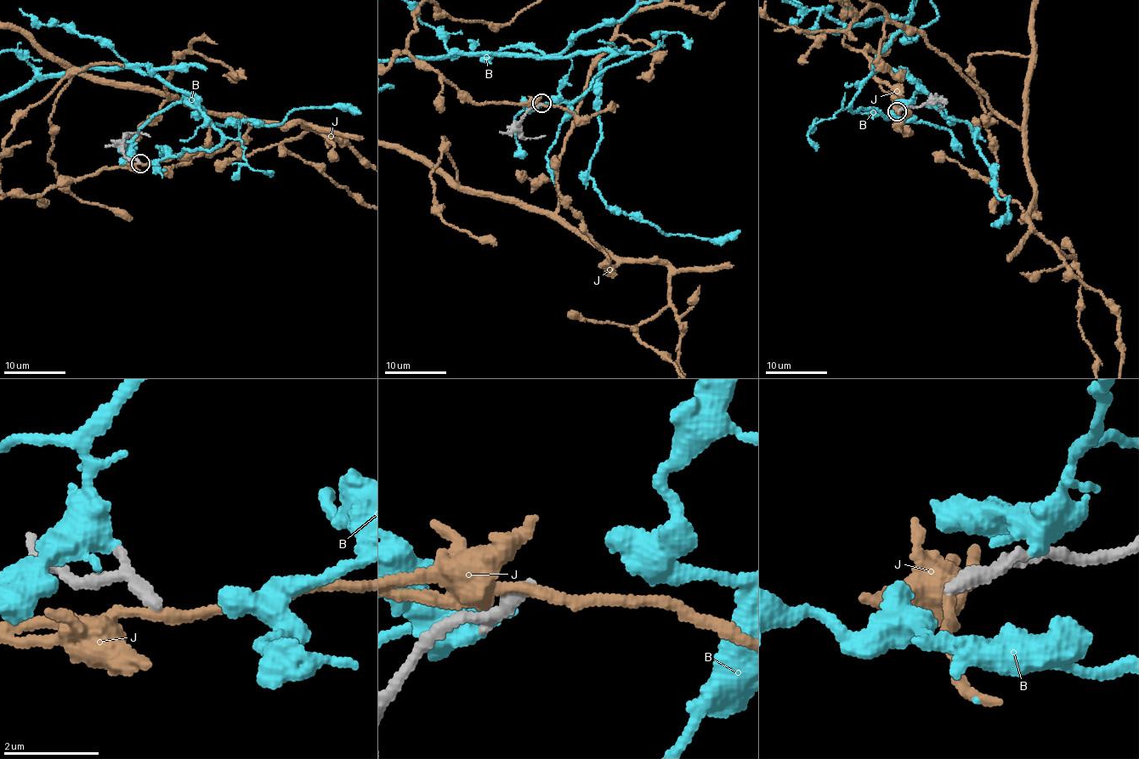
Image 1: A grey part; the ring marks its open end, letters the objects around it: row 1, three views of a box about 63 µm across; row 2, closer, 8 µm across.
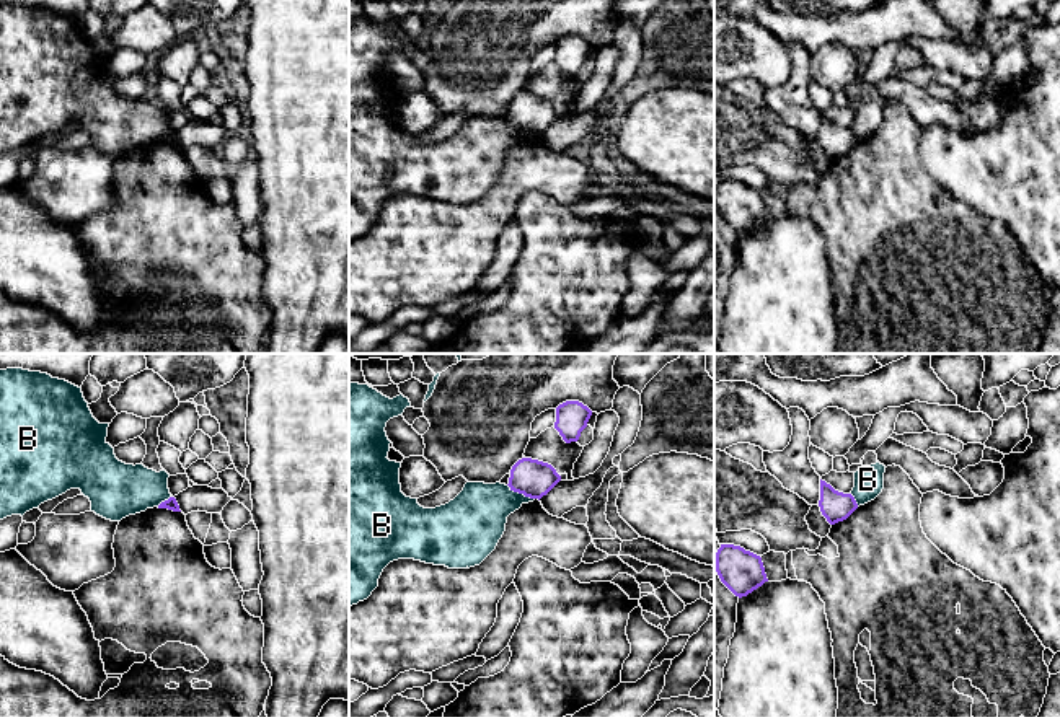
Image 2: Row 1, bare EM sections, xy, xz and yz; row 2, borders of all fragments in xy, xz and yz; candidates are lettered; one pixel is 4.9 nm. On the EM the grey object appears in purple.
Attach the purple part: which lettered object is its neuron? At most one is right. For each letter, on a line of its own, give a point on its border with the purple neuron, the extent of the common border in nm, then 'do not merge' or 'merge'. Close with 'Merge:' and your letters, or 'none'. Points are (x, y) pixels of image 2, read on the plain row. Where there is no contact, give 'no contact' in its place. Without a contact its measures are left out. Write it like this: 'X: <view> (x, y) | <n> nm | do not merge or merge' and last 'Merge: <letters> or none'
B: xz (521, 127) | 150 nm | do not merge
J: no contact | do not merge
Merge: none

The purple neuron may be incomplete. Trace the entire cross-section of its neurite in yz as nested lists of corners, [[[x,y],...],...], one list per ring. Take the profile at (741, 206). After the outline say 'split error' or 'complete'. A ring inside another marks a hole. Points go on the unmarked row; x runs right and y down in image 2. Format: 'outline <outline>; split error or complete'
outline [[[721,179],[718,184],[716,207],[721,217],[739,233],[768,217],[762,192],[734,179]]]; complete

